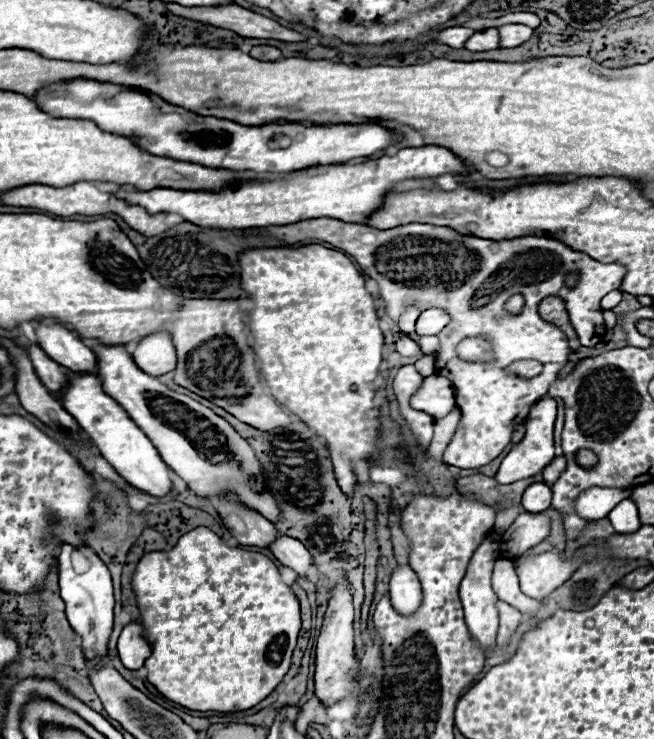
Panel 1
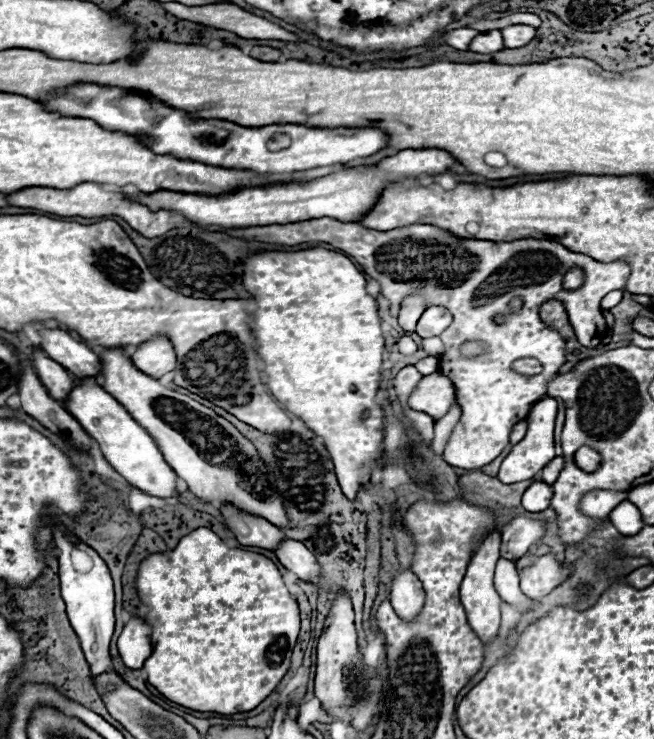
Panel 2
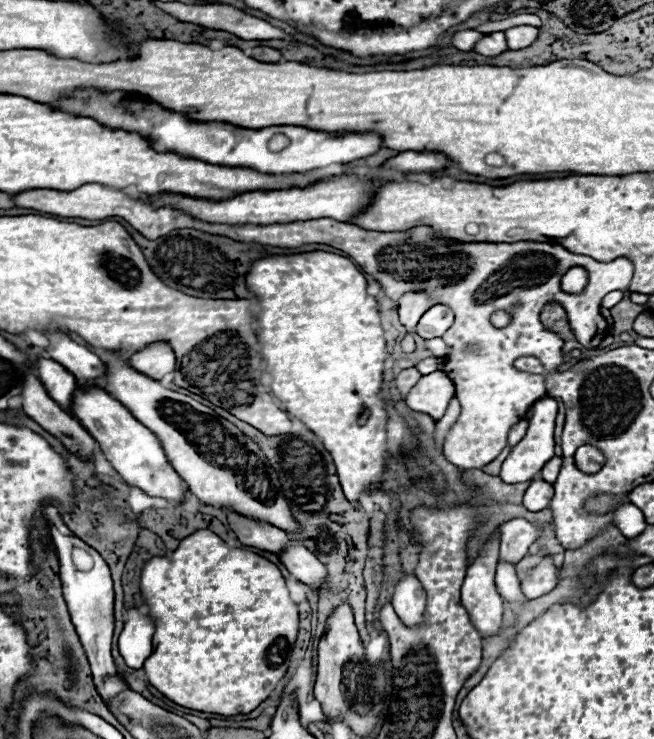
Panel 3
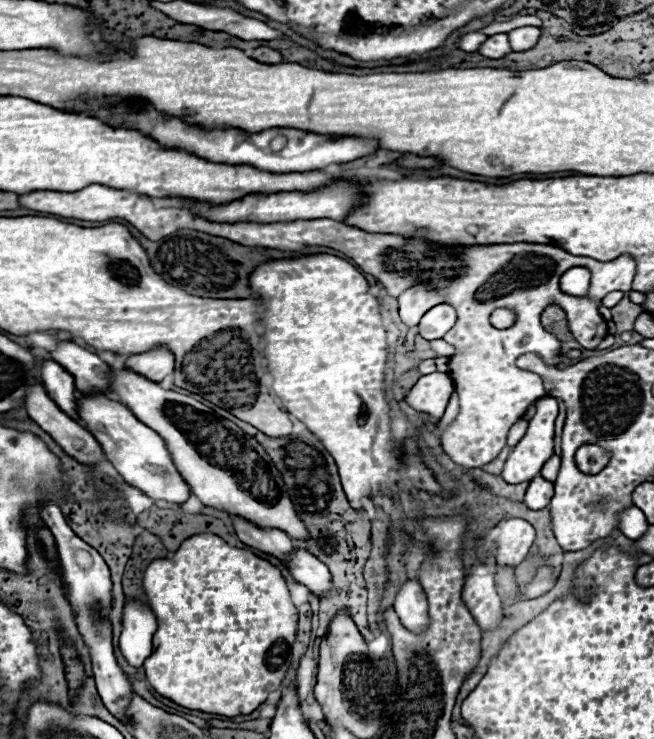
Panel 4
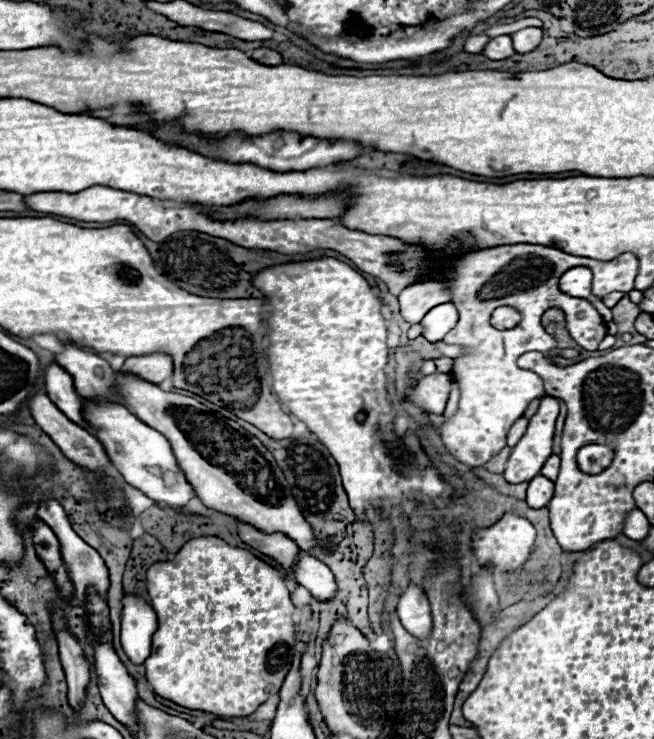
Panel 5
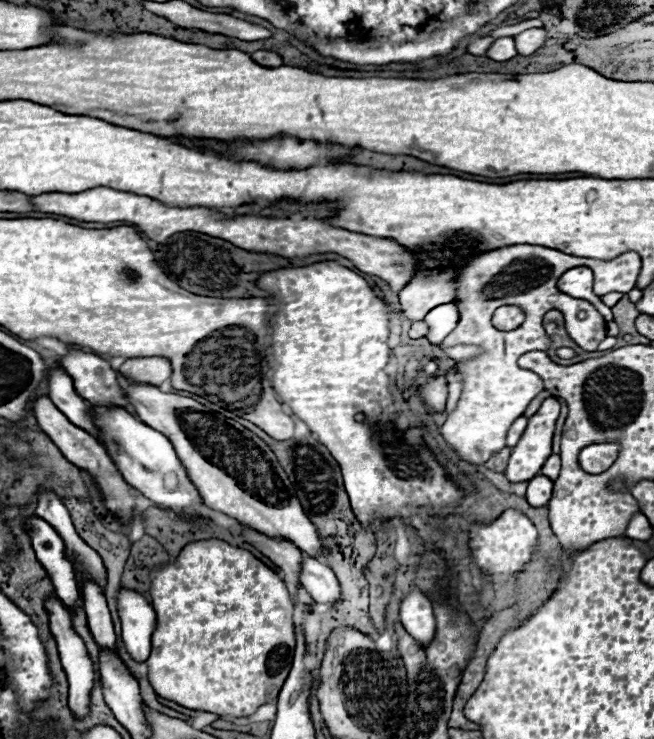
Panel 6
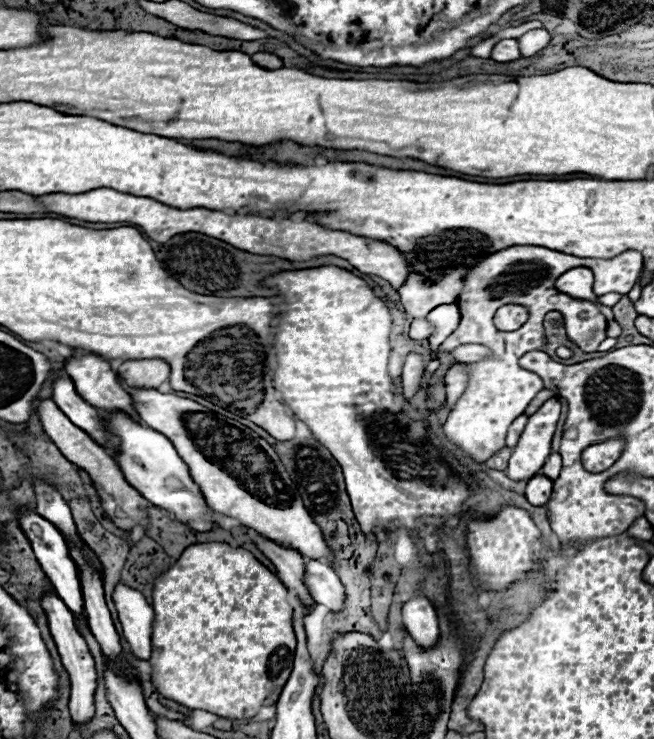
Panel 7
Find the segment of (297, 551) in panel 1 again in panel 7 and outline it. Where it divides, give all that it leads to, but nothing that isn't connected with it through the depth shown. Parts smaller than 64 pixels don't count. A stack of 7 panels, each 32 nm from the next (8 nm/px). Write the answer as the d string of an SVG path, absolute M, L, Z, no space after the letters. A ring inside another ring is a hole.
M318 560L306 562L306 586L318 604L324 604L332 612L344 608L344 586L328 564Z

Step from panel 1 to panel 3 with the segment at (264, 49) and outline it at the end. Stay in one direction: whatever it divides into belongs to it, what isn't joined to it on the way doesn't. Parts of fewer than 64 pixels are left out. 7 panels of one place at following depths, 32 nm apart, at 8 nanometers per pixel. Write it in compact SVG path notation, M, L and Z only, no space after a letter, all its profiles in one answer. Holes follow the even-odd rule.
M258 46L258 48L254 48L252 58L260 60L260 62L280 62L280 58L282 58L282 56L280 56L280 52L278 52L278 50L274 50L274 48Z

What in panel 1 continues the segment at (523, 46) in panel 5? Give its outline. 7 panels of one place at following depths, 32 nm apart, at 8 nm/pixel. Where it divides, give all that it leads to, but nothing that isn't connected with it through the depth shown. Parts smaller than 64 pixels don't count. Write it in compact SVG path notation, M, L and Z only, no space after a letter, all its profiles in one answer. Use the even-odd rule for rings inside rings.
M506 24L500 26L500 46L520 46L532 38L534 30L524 24Z

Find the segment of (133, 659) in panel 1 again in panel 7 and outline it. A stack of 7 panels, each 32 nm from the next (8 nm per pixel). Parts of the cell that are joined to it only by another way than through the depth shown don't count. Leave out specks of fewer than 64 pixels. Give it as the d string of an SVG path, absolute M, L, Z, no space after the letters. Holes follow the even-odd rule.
M118 582L114 588L114 604L124 628L124 638L128 640L132 652L140 660L148 660L152 654L152 622L154 610L142 596L142 592Z

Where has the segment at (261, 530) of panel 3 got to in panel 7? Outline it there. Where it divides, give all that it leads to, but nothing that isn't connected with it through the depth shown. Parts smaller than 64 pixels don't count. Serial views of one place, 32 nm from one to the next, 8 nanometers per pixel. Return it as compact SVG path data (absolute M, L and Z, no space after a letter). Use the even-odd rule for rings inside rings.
M254 536L252 542L272 560L272 564L278 570L278 578L284 582L284 586L288 590L292 590L304 602L304 606L314 610L316 602L304 584L304 566L306 566L304 558L300 554L296 554L296 550L278 546L276 542L272 542L264 536Z

